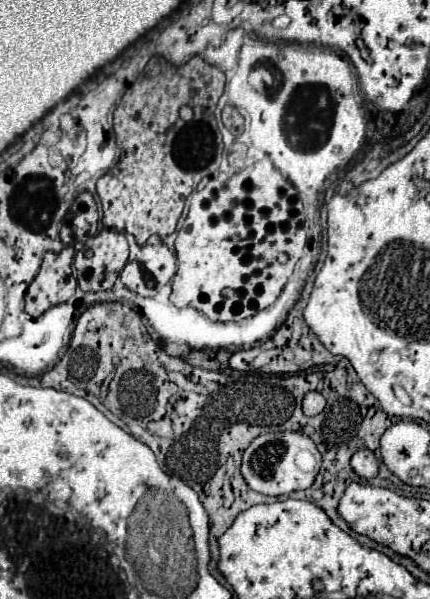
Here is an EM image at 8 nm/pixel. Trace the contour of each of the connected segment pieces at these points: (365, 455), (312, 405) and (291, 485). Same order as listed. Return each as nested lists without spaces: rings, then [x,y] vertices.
[[[368,449],[356,451],[356,453],[352,455],[350,465],[352,465],[352,469],[354,469],[360,477],[364,477],[364,479],[372,479],[372,477],[378,475],[378,461],[376,461],[374,453],[368,451]]]
[[[310,391],[310,393],[304,397],[302,409],[304,409],[304,413],[306,413],[306,415],[318,415],[318,413],[322,413],[324,403],[326,403],[326,401],[324,401],[324,397],[322,397],[320,393]]]
[[[282,431],[282,433],[266,433],[258,435],[242,457],[242,475],[250,489],[262,495],[288,495],[292,491],[312,487],[322,465],[322,455],[316,449],[316,443],[302,433]]]

